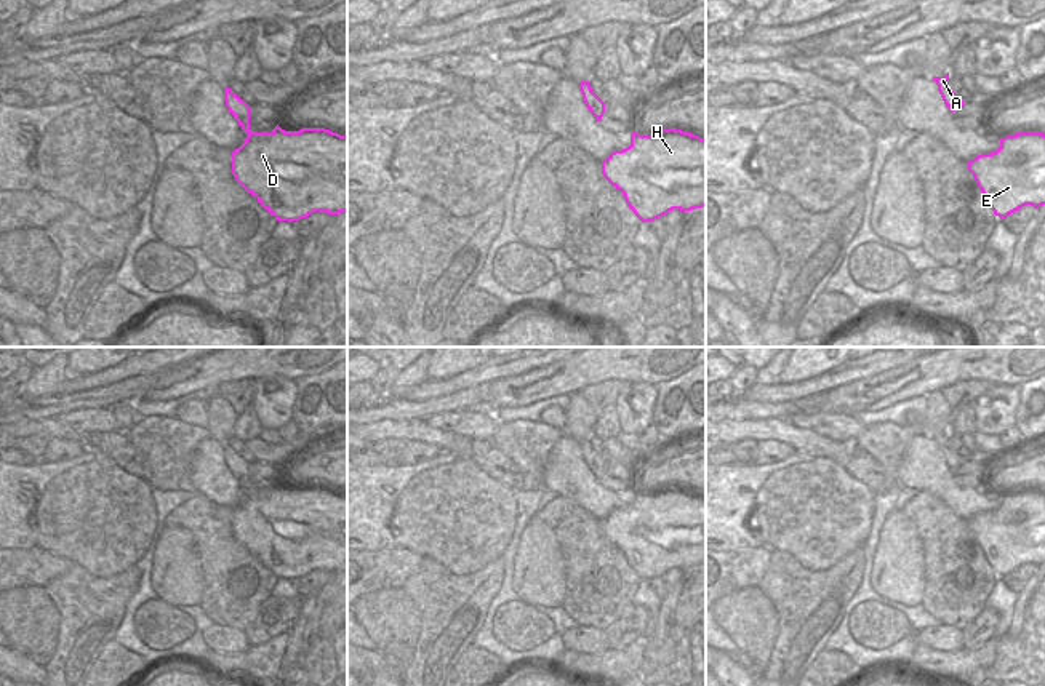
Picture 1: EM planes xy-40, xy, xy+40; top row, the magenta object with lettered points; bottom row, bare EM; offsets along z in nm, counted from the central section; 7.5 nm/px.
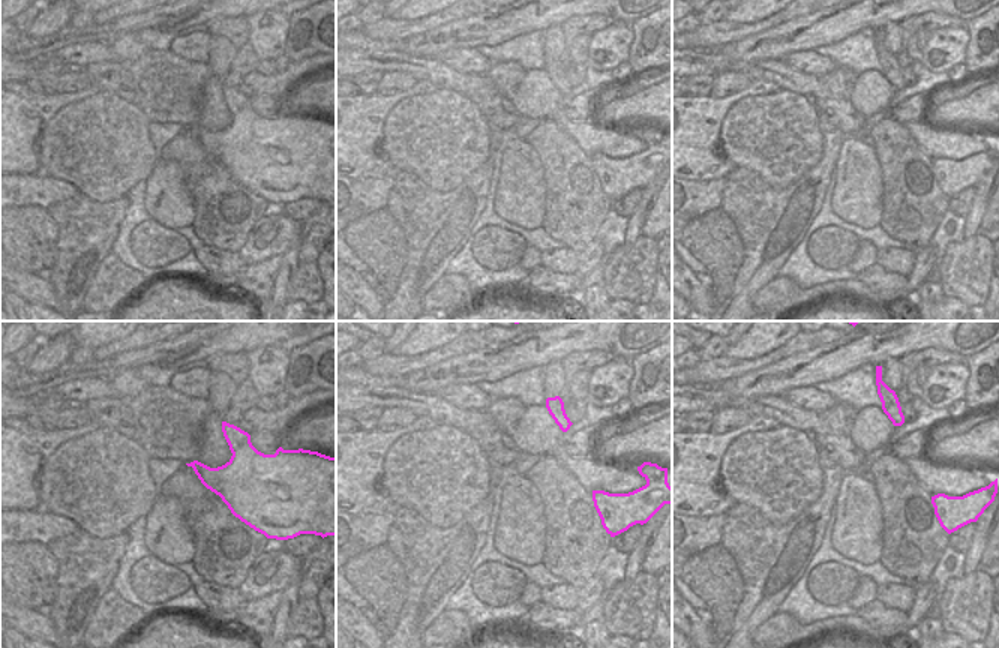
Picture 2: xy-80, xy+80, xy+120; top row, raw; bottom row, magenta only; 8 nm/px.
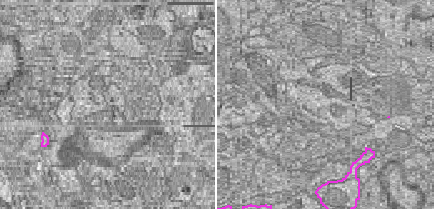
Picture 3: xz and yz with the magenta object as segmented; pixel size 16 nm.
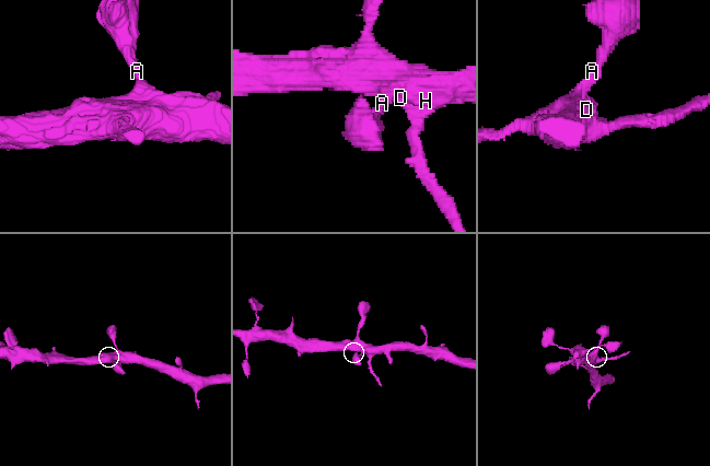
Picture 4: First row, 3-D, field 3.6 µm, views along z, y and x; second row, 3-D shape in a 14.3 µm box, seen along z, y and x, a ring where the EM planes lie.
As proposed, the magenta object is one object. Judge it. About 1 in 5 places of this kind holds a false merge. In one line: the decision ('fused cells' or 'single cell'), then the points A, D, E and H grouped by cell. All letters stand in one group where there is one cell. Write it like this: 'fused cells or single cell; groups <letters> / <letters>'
single cell; groups A D E H

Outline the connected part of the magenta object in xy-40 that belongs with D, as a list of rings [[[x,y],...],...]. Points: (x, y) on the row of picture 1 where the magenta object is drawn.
[[[224,86],[227,110],[248,134],[232,152],[235,181],[277,221],[299,221],[315,211],[339,214],[347,211],[347,136],[325,128],[285,131],[278,125],[270,133],[250,130],[250,106]]]

